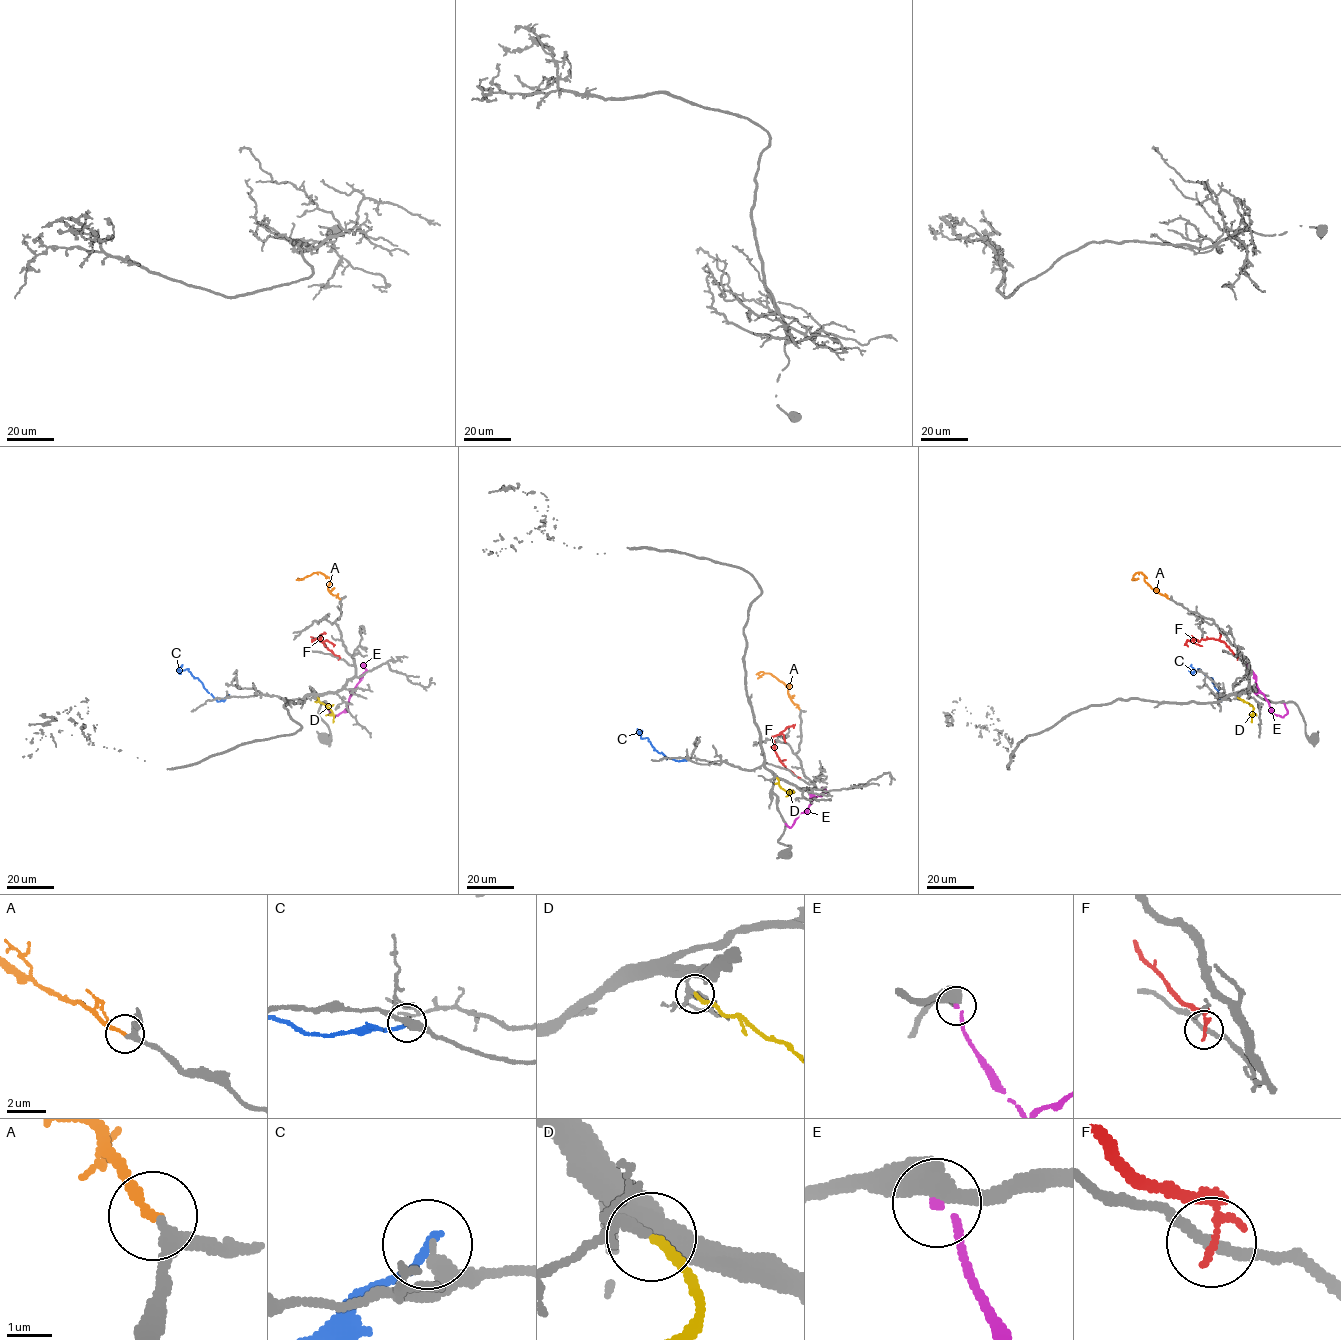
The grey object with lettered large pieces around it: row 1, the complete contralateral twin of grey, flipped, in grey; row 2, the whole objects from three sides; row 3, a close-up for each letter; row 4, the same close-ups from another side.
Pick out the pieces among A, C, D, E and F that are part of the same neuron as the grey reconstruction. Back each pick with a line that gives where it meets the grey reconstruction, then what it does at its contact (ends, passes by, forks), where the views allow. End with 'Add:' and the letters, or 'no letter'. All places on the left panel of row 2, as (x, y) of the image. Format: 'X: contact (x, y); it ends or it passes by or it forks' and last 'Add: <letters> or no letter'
A: contact (340, 599); it ends
D: contact (316, 697); it ends
Add: A, D

